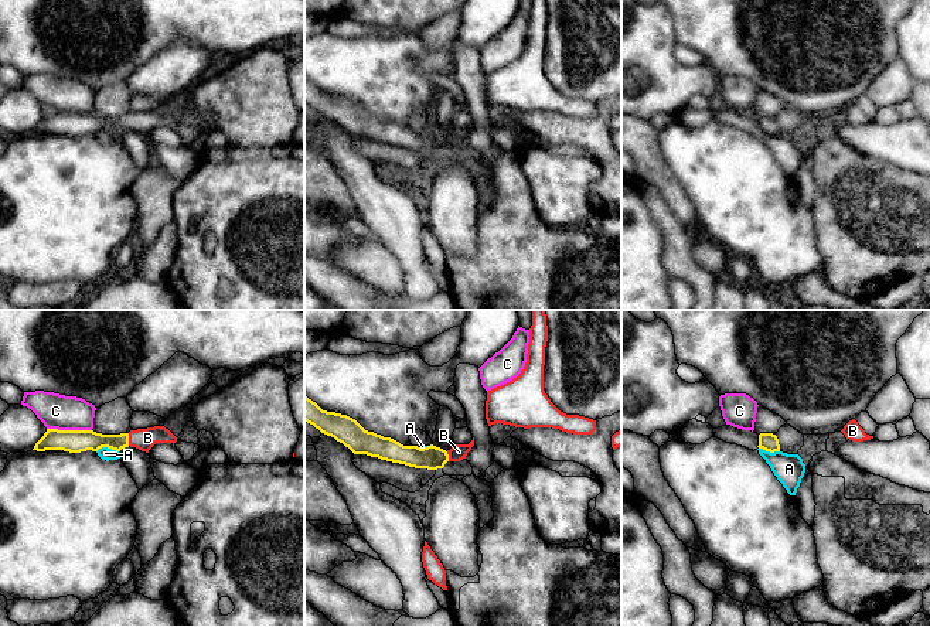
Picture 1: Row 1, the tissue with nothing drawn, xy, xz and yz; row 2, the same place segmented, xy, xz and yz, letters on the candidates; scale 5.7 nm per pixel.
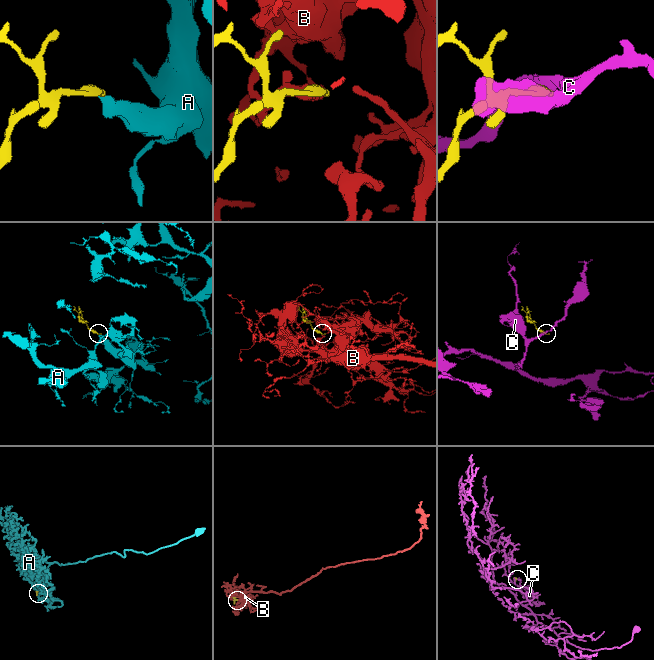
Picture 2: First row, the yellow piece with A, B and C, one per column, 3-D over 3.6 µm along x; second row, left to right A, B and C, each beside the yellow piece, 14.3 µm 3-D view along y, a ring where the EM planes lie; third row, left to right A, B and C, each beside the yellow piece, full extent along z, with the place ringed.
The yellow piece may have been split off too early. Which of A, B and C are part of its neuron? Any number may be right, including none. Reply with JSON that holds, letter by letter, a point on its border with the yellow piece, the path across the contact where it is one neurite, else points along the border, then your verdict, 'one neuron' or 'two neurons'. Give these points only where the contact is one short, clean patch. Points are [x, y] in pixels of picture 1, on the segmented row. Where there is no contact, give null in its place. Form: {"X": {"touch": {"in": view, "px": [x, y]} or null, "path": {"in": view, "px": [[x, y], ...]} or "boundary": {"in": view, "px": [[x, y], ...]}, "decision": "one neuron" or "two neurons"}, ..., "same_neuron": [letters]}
{"A": {"touch": {"in": "xy", "px": [106, 446]}, "boundary": {"in": "xy", "px": [[118, 450], [101, 447], [96, 452]]}, "decision": "two neurons"}, "B": {"touch": {"in": "xy", "px": [128, 439]}, "path": {"in": "xy", "px": [[84, 440], [128, 439], [143, 439]]}, "decision": "one neuron"}, "C": {"touch": {"in": "xy", "px": [70, 430]}, "boundary": {"in": "xy", "px": [[47, 428], [91, 430]]}, "decision": "two neurons"}, "same_neuron": ["B"]}

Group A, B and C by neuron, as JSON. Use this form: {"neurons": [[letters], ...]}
{"neurons": [["A"], ["B"], ["C"]]}

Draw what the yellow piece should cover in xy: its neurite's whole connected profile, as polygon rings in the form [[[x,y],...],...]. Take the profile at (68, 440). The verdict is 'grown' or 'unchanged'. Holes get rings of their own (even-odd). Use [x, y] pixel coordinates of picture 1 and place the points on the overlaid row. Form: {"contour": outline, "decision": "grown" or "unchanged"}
{"contour": [[[164,426],[137,429],[120,435],[102,435],[93,430],[47,429],[33,450],[64,450],[69,453],[81,453],[86,450],[98,451],[102,447],[108,447],[120,451],[130,446],[149,453],[156,443],[174,444],[176,442],[177,437]]], "decision": "grown"}

